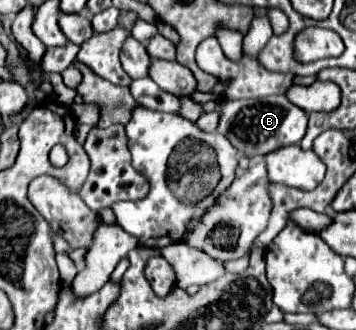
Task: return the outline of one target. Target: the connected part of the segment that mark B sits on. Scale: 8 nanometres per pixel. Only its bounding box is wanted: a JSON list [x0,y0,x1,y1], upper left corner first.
[216,96,308,156]

